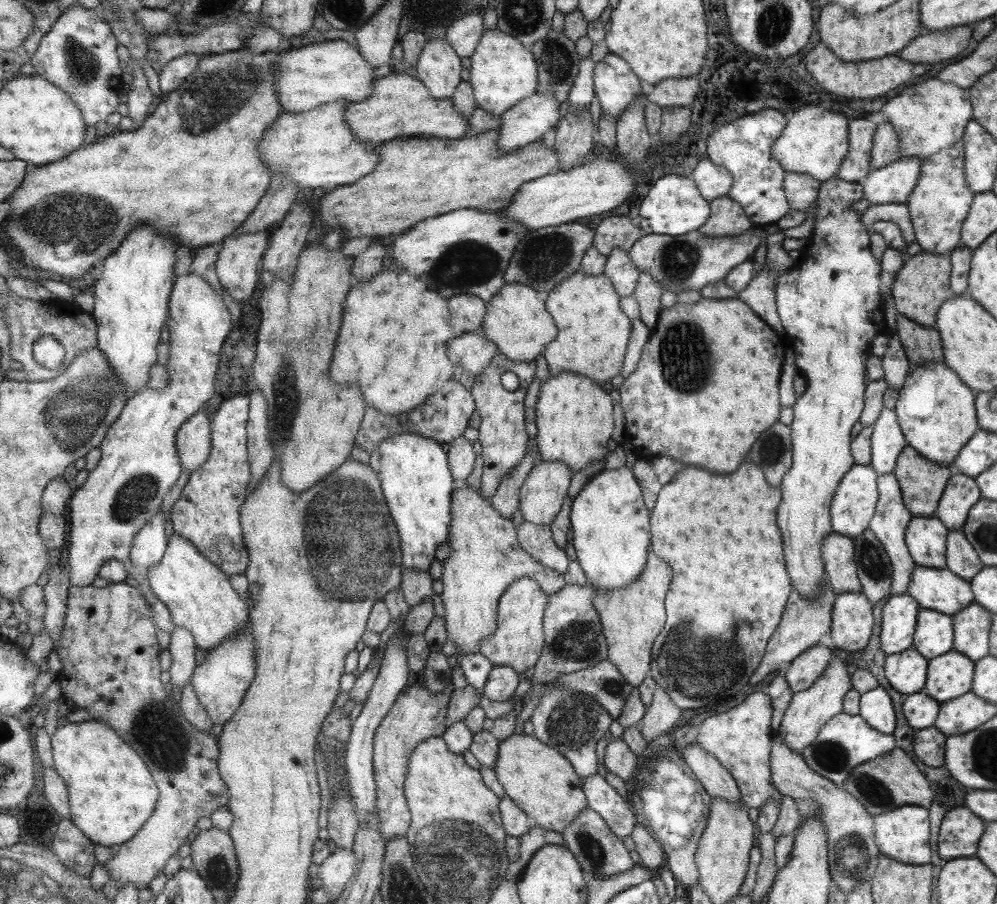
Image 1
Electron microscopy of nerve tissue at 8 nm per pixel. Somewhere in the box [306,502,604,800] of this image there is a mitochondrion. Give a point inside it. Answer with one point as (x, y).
(572, 724)

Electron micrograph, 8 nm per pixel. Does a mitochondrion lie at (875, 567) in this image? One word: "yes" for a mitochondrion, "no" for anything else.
yes

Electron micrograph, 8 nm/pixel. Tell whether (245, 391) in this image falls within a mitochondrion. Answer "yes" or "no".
no

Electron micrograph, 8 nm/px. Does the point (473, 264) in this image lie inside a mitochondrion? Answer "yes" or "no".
yes

